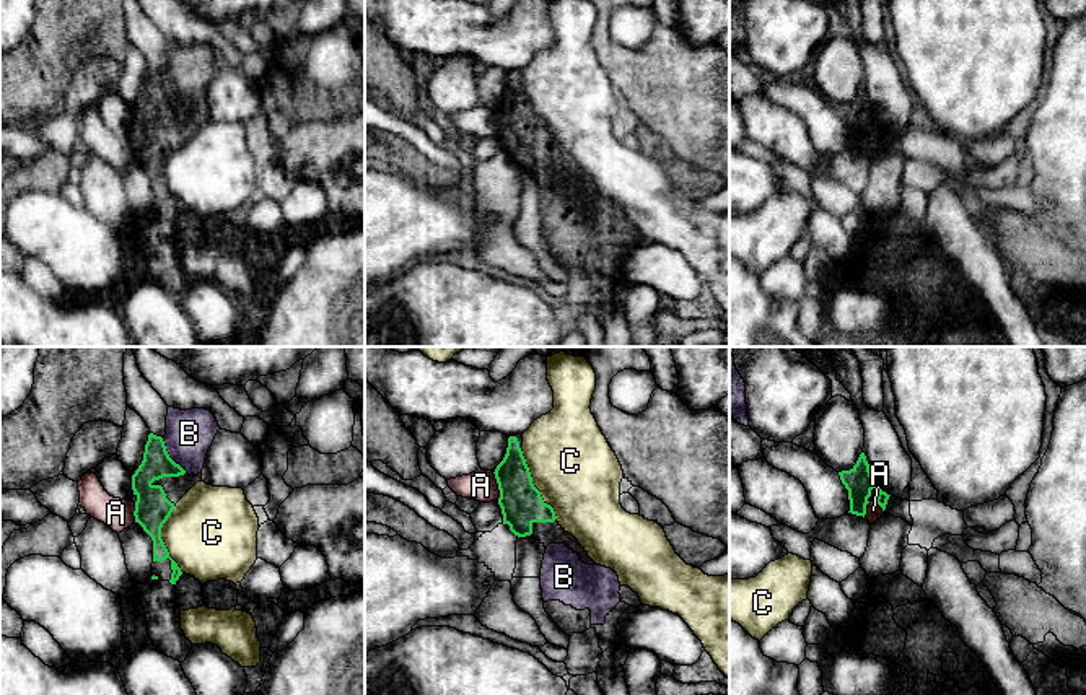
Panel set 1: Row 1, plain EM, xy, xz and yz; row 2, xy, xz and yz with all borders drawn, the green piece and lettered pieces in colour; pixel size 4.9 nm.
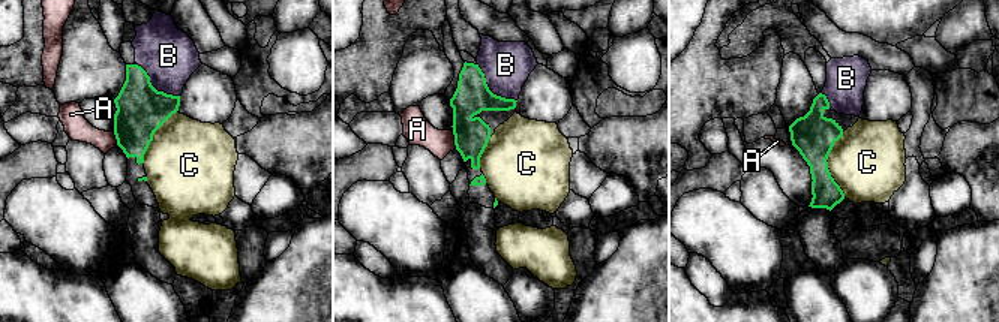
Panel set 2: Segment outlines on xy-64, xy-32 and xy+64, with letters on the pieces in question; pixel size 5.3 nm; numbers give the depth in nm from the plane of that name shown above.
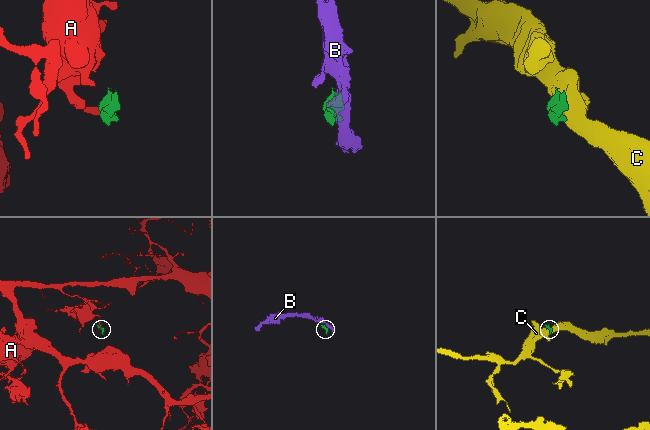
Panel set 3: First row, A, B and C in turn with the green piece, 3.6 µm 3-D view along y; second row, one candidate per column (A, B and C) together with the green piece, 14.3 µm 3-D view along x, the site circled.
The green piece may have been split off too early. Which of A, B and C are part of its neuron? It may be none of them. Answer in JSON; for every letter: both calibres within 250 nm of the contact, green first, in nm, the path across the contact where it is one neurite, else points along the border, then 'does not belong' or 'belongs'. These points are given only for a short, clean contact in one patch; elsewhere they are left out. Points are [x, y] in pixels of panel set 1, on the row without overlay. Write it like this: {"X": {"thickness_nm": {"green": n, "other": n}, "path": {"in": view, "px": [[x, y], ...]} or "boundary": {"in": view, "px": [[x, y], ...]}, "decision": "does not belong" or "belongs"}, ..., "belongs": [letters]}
{"A": {"thickness_nm": {"green": 200, "other": 160}, "boundary": {"in": "xz", "px": [[492, 108], [497, 118], [499, 135]]}, "decision": "does not belong"}, "B": {"thickness_nm": {"green": 160, "other": 240}, "decision": "belongs"}, "C": {"thickness_nm": {"green": 200, "other": 420}, "decision": "does not belong"}, "belongs": ["B"]}

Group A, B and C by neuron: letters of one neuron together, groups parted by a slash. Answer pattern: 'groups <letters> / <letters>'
groups A / B / C

